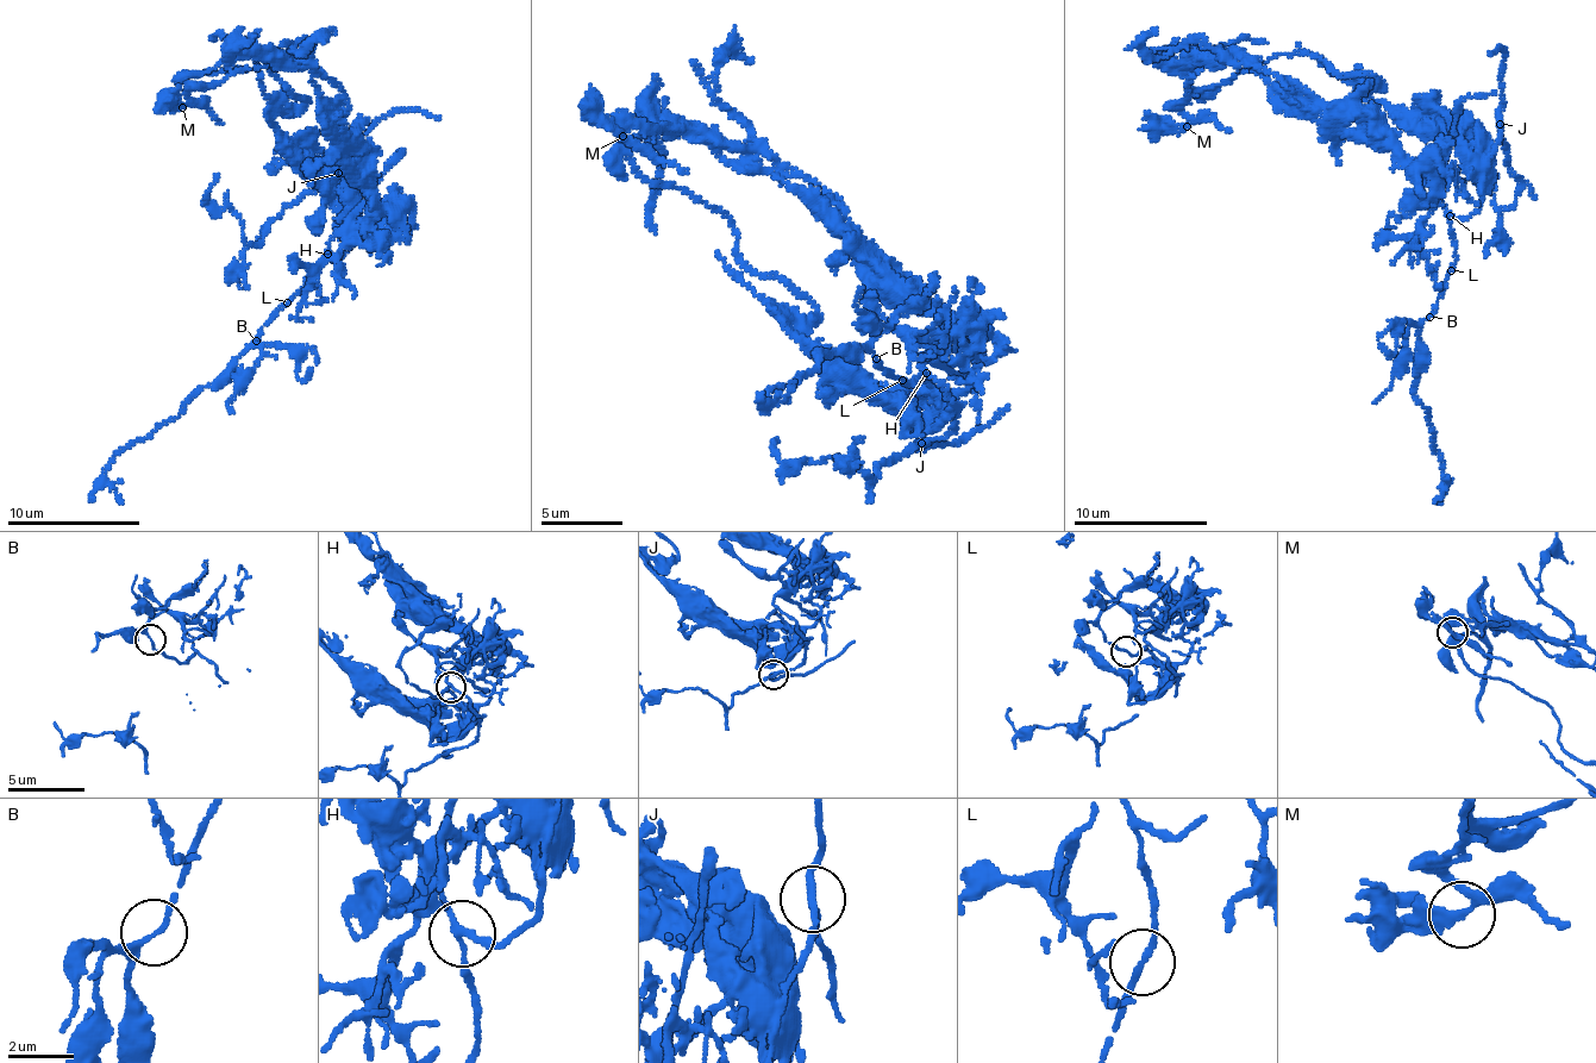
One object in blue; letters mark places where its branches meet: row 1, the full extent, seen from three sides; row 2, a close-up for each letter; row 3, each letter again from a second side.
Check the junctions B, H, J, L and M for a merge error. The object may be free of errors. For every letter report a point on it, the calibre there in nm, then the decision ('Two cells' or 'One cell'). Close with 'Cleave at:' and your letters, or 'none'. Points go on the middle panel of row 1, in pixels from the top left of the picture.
B: Place: (876, 358). Thickness 140 nm. One cell
H: Place: (926, 373). Thickness 170 nm. One cell
J: Place: (921, 443). Thickness 220 nm. One cell
L: Place: (902, 380). Thickness 140 nm. One cell
M: Place: (623, 136). Thickness 190 nm. One cell
Cleave at: none

